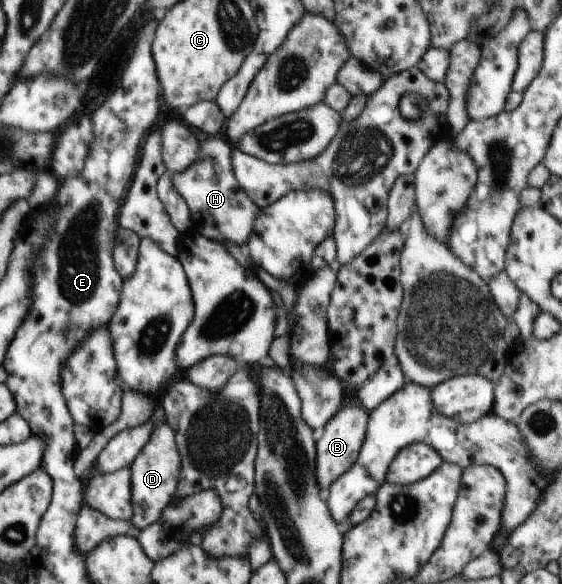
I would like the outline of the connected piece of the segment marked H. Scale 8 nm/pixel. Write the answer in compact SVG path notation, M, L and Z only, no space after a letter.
M212 137L200 142L198 150L198 160L195 163L181 173L171 173L172 186L185 200L192 220L201 220L205 224L199 228L203 237L217 242L226 240L245 247L260 209L235 179L231 165L232 145Z

